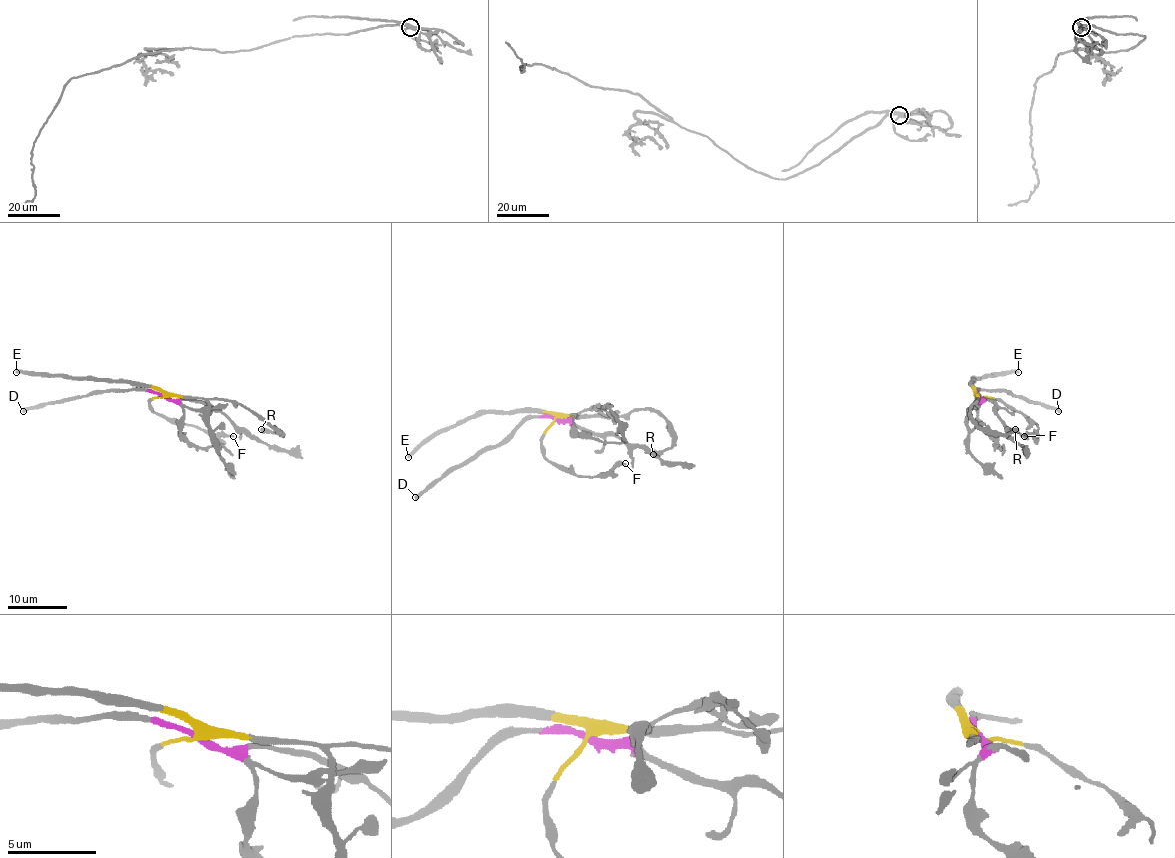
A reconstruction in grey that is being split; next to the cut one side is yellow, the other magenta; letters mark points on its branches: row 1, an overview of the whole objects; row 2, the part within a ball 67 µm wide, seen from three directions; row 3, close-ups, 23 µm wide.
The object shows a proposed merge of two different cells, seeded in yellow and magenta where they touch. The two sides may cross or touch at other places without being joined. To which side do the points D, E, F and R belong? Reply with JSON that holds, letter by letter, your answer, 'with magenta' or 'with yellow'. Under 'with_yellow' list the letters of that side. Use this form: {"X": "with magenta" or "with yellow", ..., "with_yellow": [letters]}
{"D": "with magenta", "E": "with yellow", "F": "with yellow", "R": "with yellow", "with_yellow": ["E", "F", "R"]}

